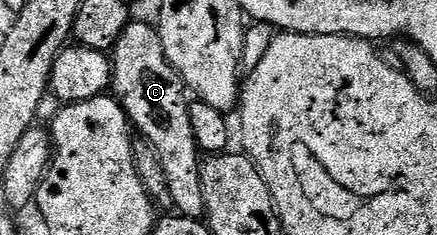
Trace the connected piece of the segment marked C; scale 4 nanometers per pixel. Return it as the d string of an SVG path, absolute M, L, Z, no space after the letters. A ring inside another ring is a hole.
M130 21L129 26L119 36L111 51L111 94L120 102L129 117L132 129L137 130L142 139L155 148L163 172L167 172L167 184L171 188L172 209L186 218L201 218L205 213L203 187L200 184L200 168L203 161L197 149L195 132L191 132L191 116L187 90L181 77L173 71L173 66L163 52L156 29L148 22Z

